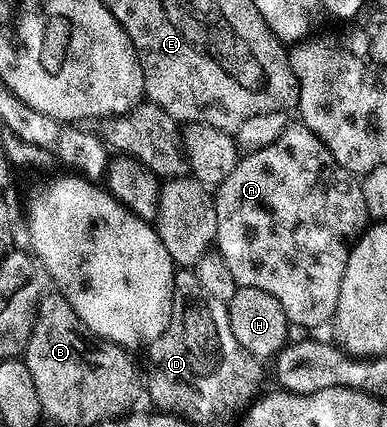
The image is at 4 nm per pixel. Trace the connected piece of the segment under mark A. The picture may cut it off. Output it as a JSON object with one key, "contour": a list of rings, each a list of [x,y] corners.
{"contour":[[[291,122],[281,134],[281,138],[277,138],[277,142],[272,142],[270,146],[265,146],[265,150],[240,155],[237,166],[233,166],[233,174],[229,174],[225,182],[217,185],[213,195],[217,210],[217,234],[214,247],[221,254],[221,258],[225,258],[225,266],[229,266],[229,271],[233,273],[233,278],[239,283],[239,287],[256,288],[273,294],[273,298],[281,302],[288,321],[292,325],[300,324],[303,328],[319,328],[322,324],[330,325],[335,318],[337,298],[341,294],[341,278],[345,278],[345,266],[349,262],[351,246],[363,235],[369,224],[360,177],[354,172],[345,170],[345,166],[341,166],[337,158],[329,154],[325,142],[321,142],[321,138],[313,134],[313,130],[309,130],[302,122]]]}

